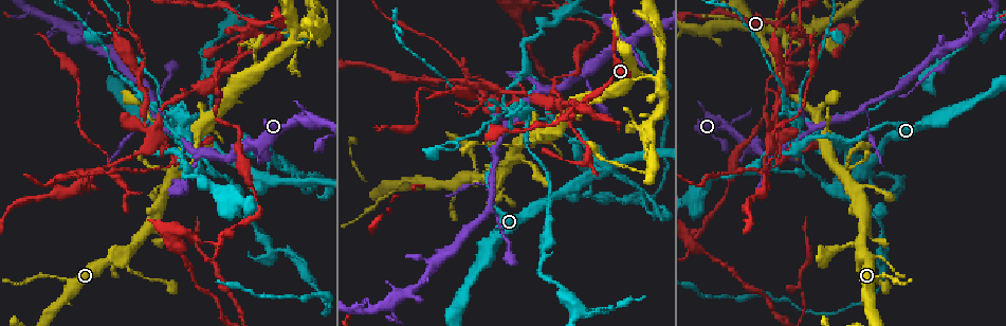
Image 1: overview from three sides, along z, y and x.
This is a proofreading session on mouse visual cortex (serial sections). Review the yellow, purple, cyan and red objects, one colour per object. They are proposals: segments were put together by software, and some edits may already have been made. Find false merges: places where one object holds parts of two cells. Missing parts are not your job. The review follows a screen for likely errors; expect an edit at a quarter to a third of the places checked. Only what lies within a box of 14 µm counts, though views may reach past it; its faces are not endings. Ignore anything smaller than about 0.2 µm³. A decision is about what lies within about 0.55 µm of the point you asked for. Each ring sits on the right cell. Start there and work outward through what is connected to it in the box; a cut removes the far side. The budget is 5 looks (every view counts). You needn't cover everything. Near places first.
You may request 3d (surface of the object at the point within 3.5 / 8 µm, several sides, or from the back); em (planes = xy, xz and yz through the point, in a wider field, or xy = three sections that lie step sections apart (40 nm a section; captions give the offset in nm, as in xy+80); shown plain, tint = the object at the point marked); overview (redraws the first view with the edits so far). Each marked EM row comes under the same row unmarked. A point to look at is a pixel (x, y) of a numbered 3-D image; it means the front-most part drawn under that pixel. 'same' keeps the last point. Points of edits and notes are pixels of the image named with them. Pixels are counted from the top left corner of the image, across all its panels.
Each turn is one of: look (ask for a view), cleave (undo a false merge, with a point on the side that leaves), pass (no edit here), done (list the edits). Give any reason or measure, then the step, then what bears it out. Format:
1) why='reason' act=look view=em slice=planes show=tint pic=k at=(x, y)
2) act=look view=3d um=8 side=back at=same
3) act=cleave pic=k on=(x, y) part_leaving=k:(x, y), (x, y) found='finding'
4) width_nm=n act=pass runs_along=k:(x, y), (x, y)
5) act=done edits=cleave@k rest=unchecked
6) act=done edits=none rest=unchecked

why='thin neck' act=look view=3d um=3.5 side=back pic=1 at=(265, 178)

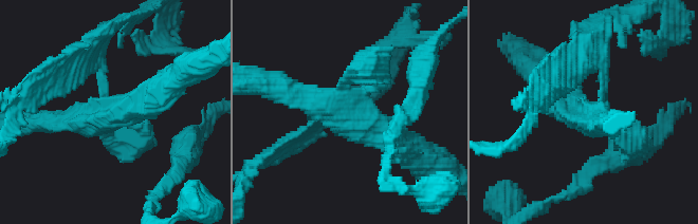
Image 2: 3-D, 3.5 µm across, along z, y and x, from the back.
why='need the tissue' act=look view=em slice=xy step=5 show=tint pic=2 at=(591, 113)

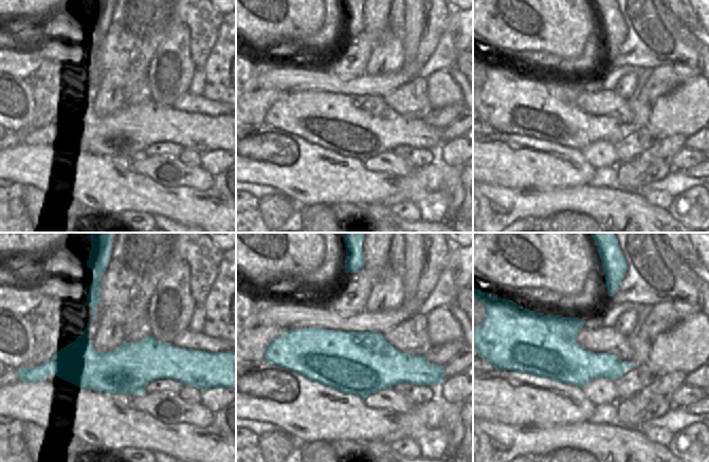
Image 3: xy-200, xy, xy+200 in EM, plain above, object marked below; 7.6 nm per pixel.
act=cleave pic=2 on=(313, 124) found='two cells meet here'

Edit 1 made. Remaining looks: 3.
act=look view=overview

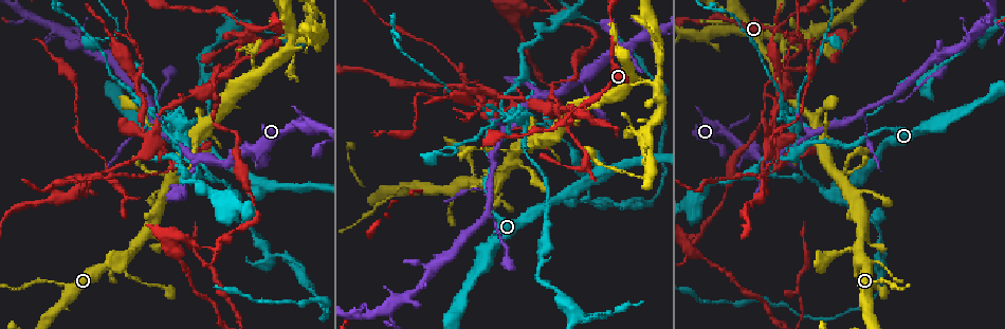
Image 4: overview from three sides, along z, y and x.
why='sharp bend' act=look view=3d um=3.5 pic=4 at=(590, 100)

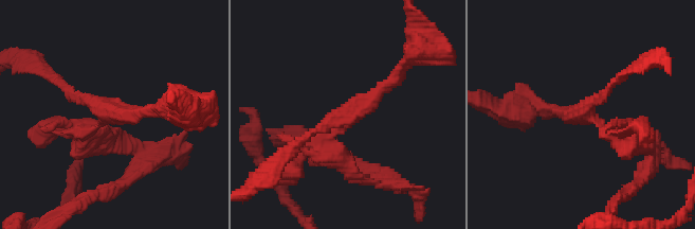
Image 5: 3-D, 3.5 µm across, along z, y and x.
arms=3 arm_widths_nm=100,200,300 act=look view=em slice=xy step=1 show=tint pic=5 at=(111, 112)

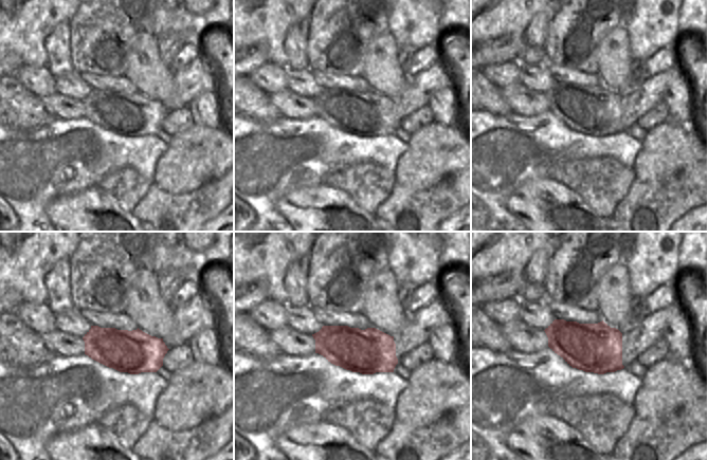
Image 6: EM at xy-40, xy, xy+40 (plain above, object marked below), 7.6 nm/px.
act=cleave pic=5 on=(348, 171) found='two cells meet here'

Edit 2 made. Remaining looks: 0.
act=done edits=cleave@2,cleave@5 rest=unchecked

